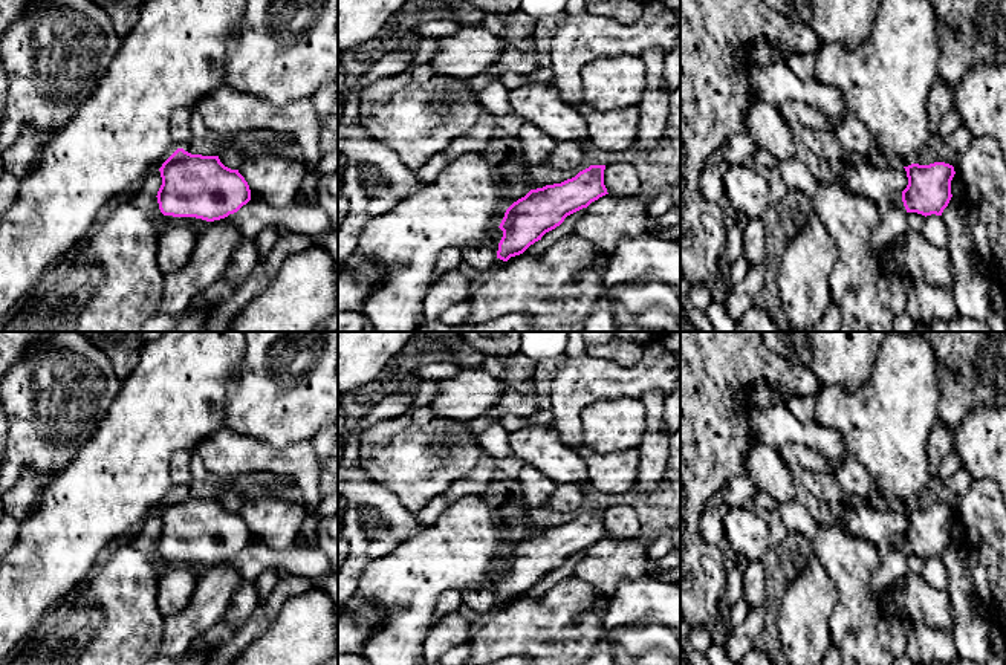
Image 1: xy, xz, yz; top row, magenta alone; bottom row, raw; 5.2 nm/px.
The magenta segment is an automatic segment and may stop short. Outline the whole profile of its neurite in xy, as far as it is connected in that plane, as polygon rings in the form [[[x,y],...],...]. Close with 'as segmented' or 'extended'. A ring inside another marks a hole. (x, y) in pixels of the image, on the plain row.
[[[177,491],[159,514],[162,527],[156,540],[164,558],[214,564],[237,555],[251,543],[251,532],[245,520],[239,512],[225,509],[219,498],[191,497],[183,491]]]; as segmented

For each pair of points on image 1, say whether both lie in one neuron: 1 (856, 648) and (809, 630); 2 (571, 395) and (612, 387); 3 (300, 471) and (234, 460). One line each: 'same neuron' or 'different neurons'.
1: different neurons
2: same neuron
3: same neuron

